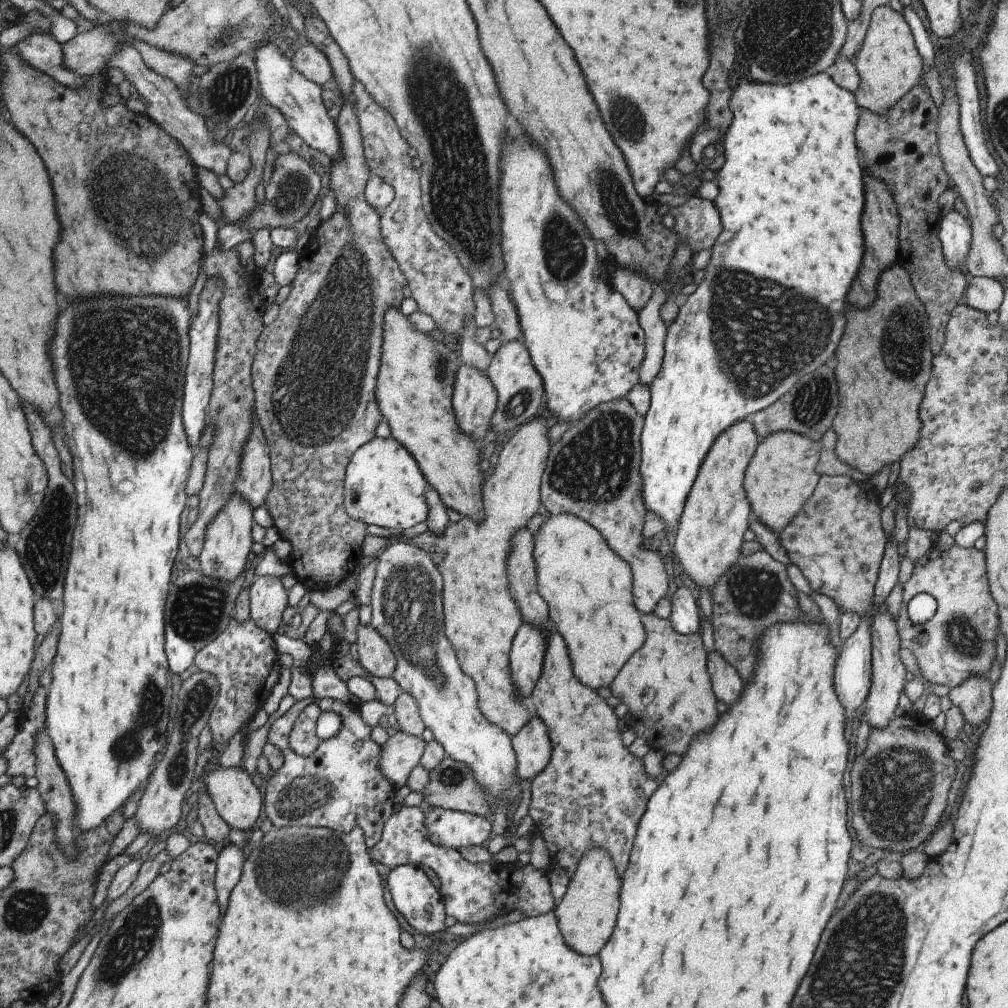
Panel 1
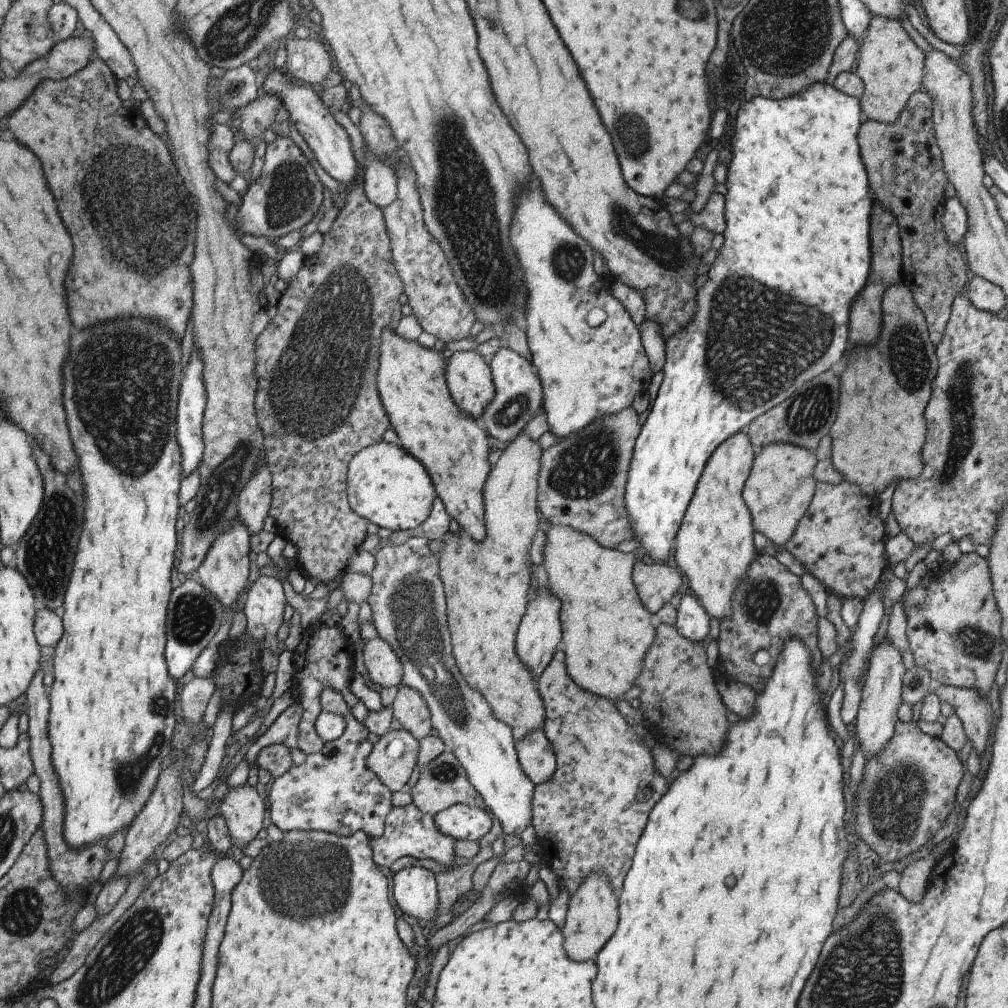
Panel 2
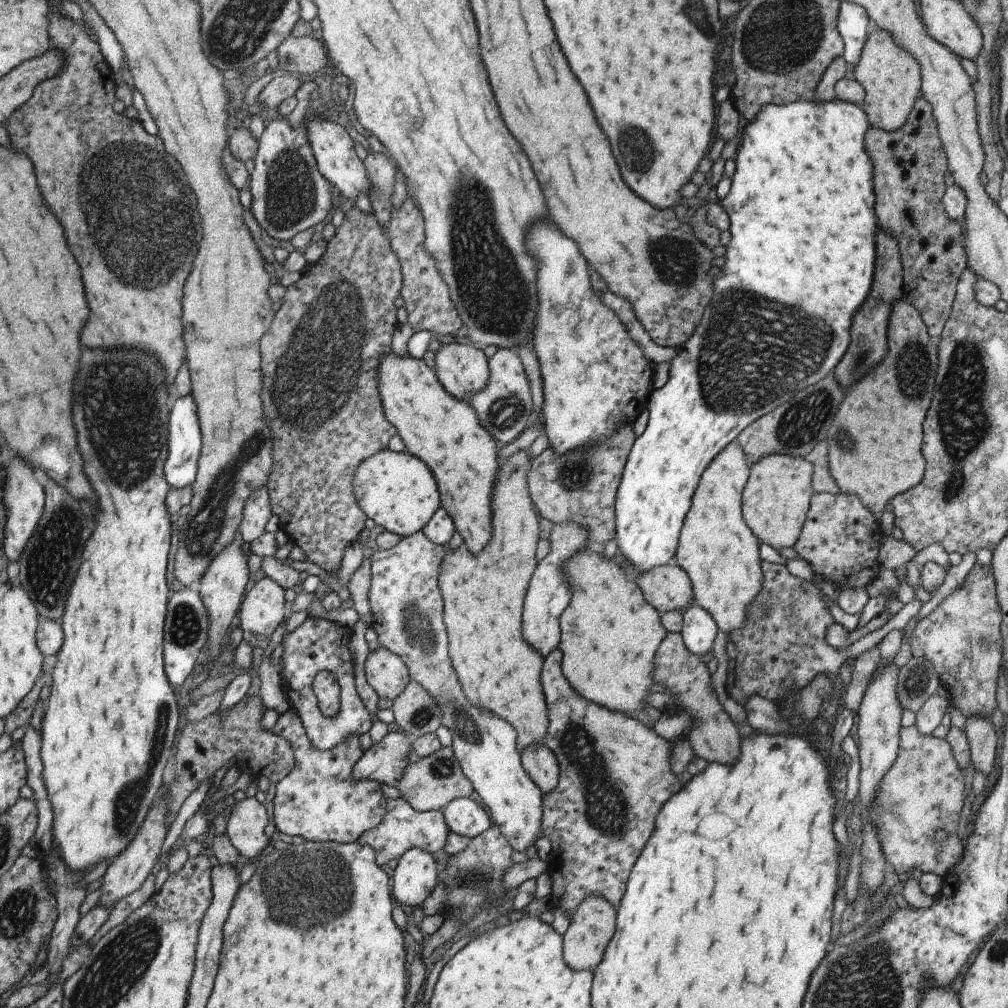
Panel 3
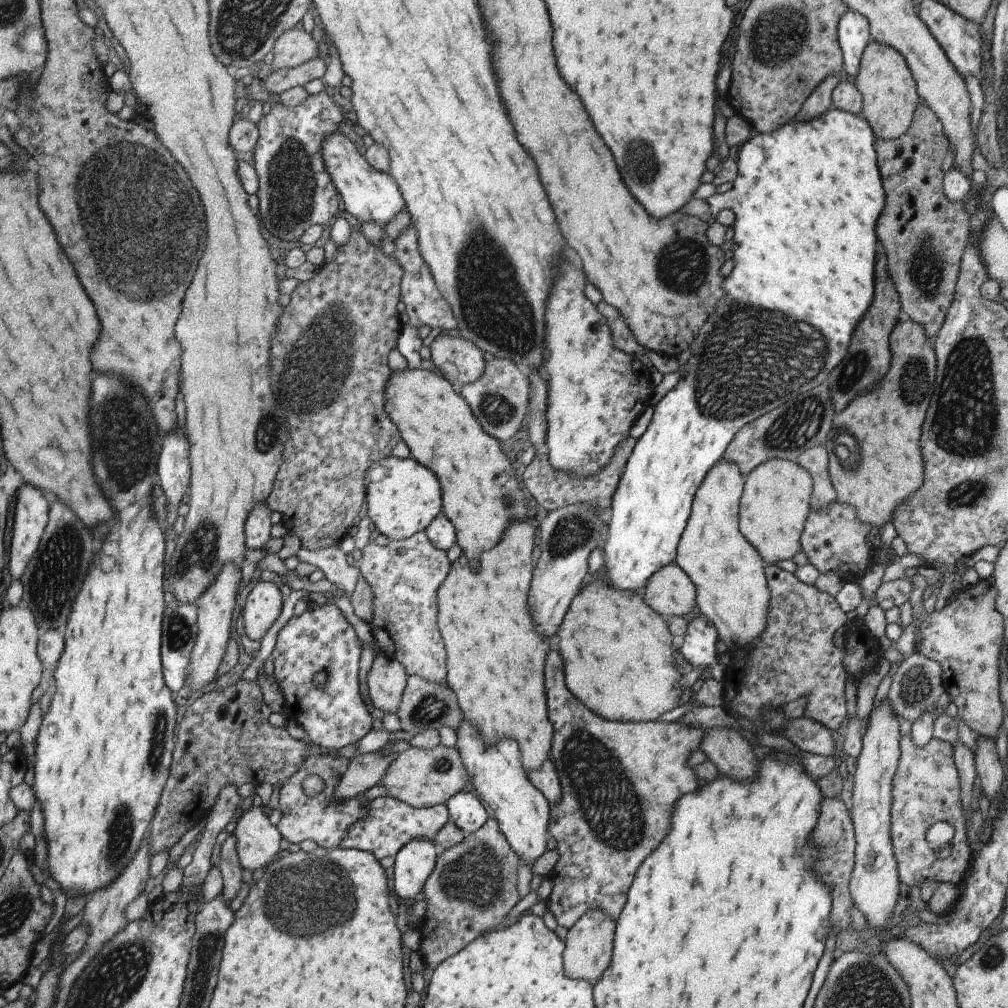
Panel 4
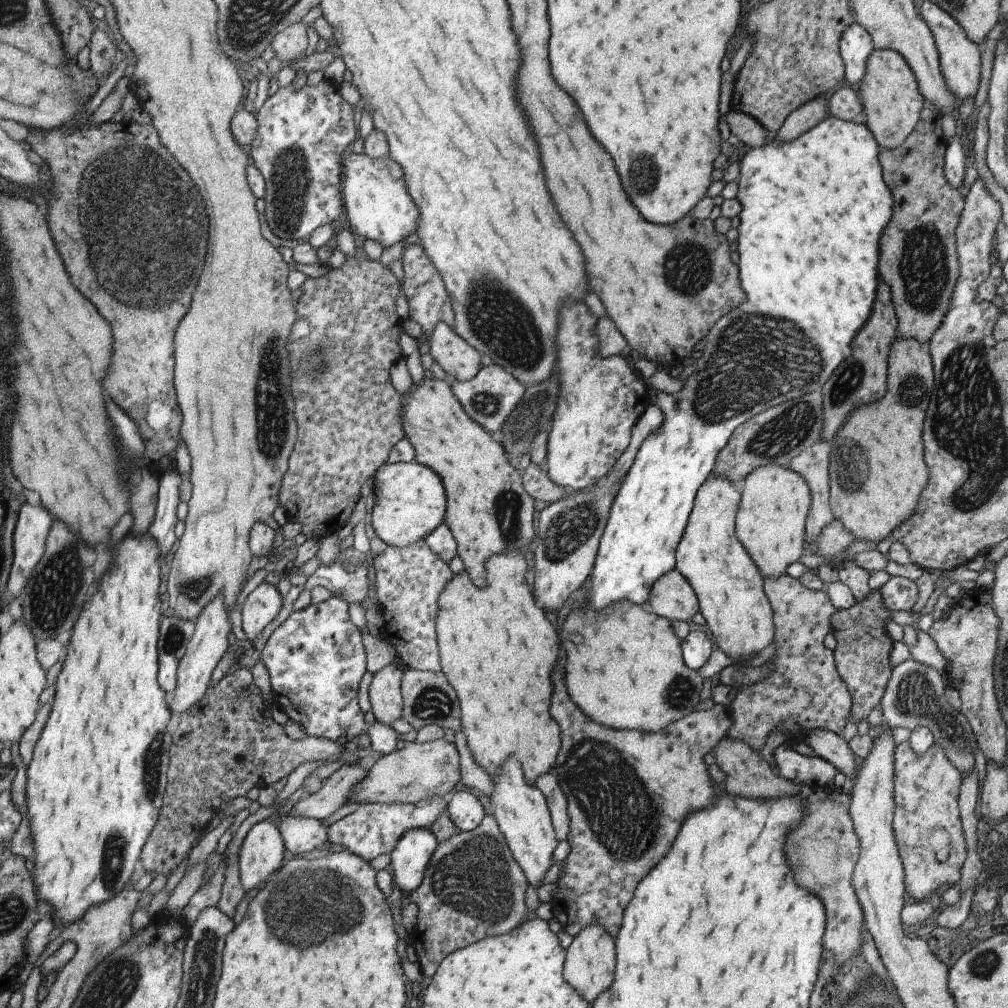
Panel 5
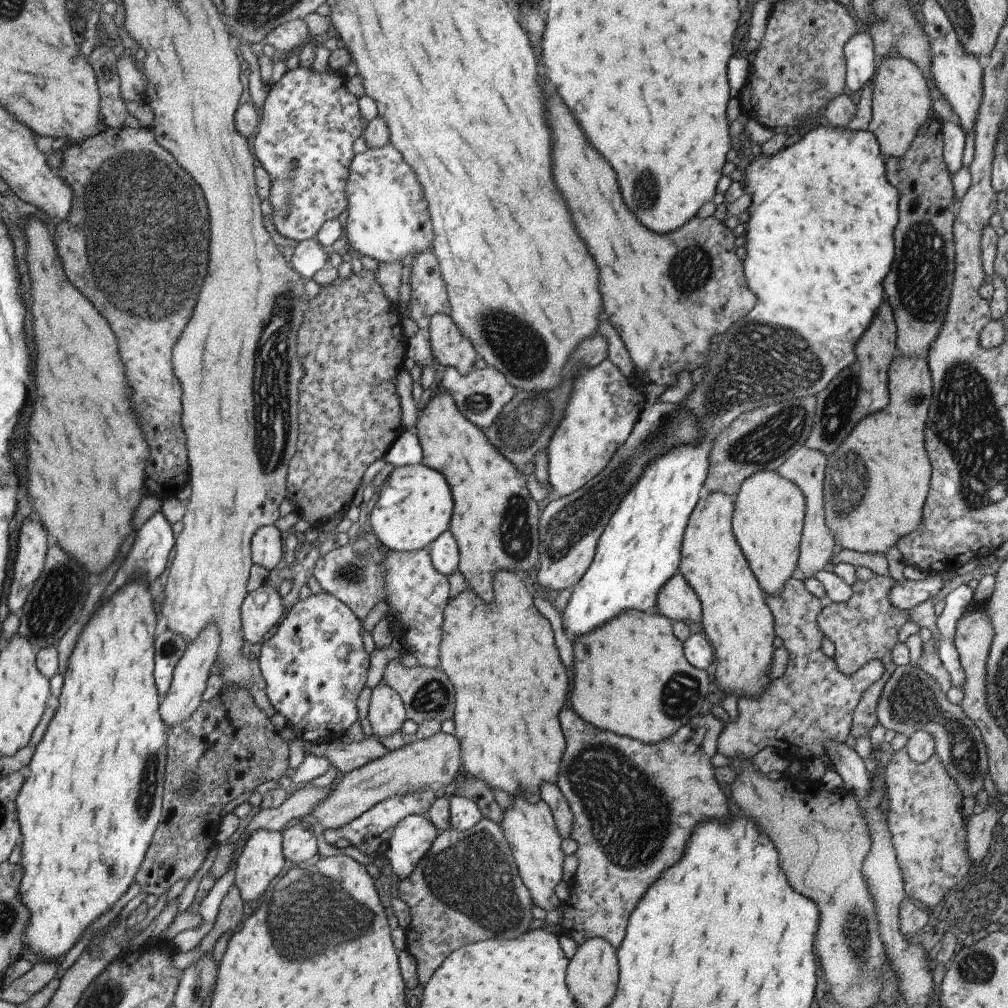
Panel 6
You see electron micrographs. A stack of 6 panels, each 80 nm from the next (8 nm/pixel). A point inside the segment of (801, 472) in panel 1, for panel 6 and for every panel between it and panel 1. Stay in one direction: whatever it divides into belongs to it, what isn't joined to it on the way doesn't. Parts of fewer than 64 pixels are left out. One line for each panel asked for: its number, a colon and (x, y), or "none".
2: (779, 486)
3: (775, 498)
4: (774, 504)
5: (769, 522)
6: (768, 511)

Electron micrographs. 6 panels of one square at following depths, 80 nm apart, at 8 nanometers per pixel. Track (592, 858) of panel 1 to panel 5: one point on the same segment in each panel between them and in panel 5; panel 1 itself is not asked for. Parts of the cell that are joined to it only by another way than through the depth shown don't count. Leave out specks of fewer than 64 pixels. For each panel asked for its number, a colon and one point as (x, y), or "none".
2: (592, 908)
3: (591, 924)
4: (587, 945)
5: (588, 966)

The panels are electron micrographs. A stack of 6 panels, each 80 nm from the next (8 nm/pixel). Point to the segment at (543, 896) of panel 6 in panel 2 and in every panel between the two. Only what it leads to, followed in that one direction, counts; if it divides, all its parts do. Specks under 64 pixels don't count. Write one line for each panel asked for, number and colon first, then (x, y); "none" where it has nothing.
2: (406, 599)
3: (405, 601)
4: (495, 770)
5: (520, 810)

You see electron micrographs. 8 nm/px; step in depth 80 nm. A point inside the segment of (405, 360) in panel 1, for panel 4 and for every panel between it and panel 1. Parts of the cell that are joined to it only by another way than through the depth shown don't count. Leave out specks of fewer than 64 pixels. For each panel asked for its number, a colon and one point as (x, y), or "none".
2: (452, 447)
3: (443, 432)
4: (480, 489)

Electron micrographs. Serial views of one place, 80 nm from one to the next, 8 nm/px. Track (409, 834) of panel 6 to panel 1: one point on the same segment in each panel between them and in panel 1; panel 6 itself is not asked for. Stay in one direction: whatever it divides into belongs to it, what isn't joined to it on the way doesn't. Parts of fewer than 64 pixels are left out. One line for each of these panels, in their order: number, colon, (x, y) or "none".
1: (413, 895)
2: (413, 888)
3: (414, 877)
4: (413, 862)
5: (411, 853)

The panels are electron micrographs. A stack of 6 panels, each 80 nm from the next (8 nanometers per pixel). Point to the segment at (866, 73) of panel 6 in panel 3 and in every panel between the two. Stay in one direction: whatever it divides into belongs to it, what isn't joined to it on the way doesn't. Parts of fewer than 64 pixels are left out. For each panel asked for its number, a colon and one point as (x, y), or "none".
3: (852, 23)
4: (852, 33)
5: (855, 44)

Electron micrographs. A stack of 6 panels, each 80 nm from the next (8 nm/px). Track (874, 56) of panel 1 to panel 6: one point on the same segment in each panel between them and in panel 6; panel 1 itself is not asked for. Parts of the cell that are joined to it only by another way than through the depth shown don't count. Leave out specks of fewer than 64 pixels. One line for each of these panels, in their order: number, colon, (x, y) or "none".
2: (890, 65)
3: (890, 77)
4: (888, 89)
5: (891, 103)
6: (900, 104)

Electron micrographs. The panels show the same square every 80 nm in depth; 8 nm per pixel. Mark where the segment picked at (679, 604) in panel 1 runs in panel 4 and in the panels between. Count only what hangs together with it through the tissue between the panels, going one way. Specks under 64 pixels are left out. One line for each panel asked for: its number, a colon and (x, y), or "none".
2: (691, 621)
3: (697, 631)
4: (697, 645)

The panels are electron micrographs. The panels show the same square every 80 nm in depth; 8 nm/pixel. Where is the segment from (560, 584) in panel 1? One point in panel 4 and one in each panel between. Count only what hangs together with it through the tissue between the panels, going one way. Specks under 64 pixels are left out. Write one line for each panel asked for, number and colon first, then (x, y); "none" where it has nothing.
2: (605, 630)
3: (609, 634)
4: (614, 631)

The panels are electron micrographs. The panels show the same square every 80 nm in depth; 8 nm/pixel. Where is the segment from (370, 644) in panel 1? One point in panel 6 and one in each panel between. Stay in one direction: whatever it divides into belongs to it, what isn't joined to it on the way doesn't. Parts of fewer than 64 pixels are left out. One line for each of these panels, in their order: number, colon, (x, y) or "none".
2: (383, 666)
3: (385, 672)
4: (386, 678)
5: (385, 700)
6: (386, 713)

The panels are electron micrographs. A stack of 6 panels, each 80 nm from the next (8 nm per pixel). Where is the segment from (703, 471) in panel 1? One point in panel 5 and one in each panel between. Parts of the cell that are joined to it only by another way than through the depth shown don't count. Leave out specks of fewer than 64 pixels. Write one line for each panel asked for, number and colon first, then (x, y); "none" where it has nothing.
2: (713, 546)
3: (717, 551)
4: (727, 573)
5: (727, 584)

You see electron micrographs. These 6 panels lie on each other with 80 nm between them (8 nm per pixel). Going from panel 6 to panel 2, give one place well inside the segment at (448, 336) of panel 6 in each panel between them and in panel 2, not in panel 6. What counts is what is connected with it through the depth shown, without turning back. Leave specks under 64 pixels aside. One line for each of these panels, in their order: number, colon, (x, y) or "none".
2: (467, 378)
3: (462, 370)
4: (459, 361)
5: (457, 360)

